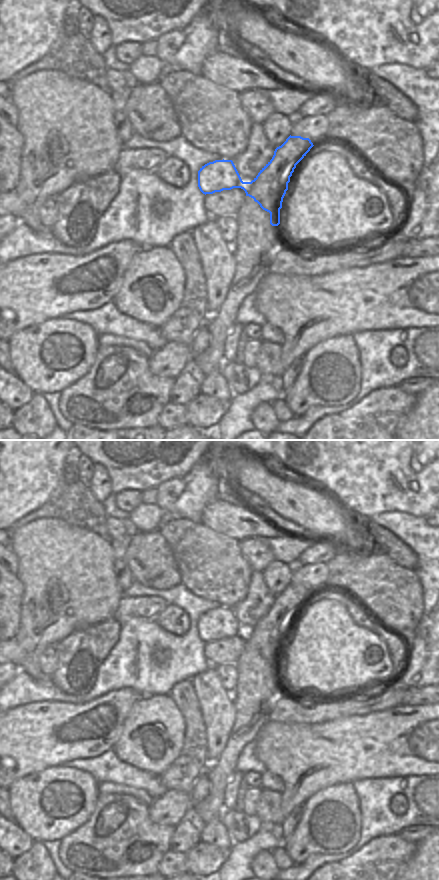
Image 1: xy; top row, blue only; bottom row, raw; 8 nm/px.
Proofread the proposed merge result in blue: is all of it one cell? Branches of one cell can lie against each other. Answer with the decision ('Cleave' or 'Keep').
Cleave.

